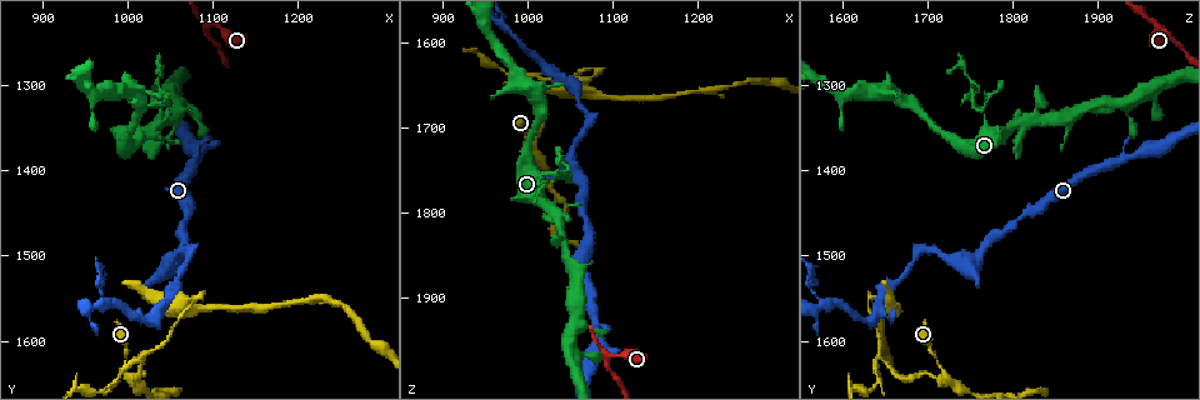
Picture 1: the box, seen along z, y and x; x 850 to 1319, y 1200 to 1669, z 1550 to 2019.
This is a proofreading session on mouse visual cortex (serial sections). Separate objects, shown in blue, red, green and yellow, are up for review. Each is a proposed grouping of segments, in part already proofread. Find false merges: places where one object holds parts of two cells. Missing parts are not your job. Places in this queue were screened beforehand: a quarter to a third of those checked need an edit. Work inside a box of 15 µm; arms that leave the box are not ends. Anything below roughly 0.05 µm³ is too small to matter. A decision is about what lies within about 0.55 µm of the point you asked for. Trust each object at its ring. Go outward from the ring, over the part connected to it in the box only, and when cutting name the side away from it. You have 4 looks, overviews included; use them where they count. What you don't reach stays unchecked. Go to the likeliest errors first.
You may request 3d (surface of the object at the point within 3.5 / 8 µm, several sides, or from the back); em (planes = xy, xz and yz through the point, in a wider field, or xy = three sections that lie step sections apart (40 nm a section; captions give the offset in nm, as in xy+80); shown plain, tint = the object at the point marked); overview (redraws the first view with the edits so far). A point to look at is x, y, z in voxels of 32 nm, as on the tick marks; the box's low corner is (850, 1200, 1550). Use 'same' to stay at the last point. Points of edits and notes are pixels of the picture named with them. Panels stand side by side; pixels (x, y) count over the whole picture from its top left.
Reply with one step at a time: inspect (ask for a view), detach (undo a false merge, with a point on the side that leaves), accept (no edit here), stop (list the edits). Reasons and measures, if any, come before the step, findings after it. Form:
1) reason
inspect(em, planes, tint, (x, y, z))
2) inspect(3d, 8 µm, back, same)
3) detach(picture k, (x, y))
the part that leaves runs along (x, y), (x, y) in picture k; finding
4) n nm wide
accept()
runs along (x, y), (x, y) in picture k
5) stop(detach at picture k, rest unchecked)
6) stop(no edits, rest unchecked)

thin arm on a thick one
inspect(3d, 3.5 µm, (1000, 1640, 1725))

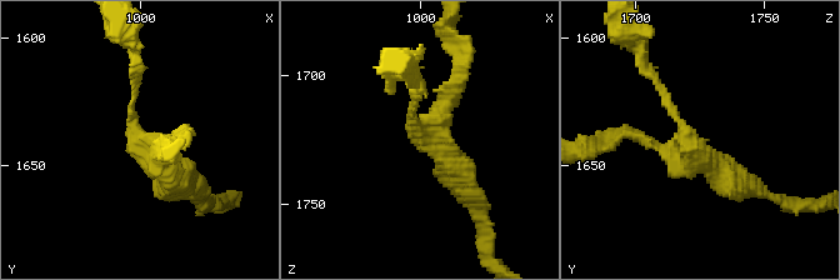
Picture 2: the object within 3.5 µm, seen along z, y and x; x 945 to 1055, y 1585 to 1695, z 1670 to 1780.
inspect(em, planes, tint, (1001, 1641, 1721))

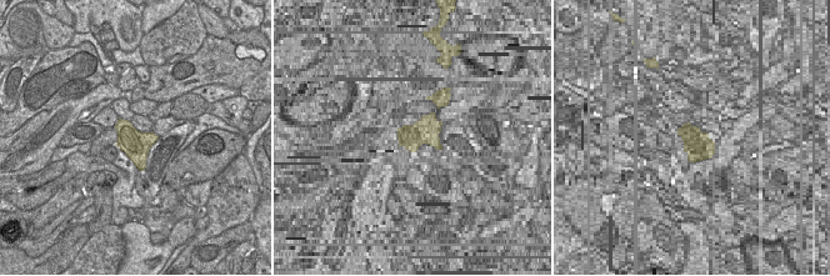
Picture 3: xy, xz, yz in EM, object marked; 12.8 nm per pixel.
3 arms
accept()
runs along (134, 75), (138, 136), (169, 151), (184, 133) in picture 2; one cell here

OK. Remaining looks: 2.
inspect(3d, 3.5 µm, back, (1015, 1625, 1655))

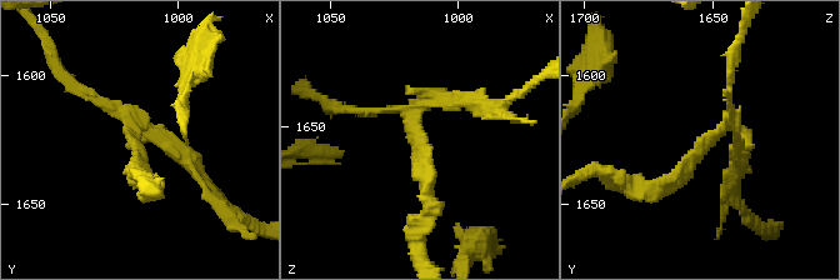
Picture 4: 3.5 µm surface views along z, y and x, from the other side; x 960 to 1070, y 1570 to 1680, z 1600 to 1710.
3 arms; arms of 150, 200, 200 nm; now the EM
inspect(em, planes, tint, (1015, 1629, 1655))

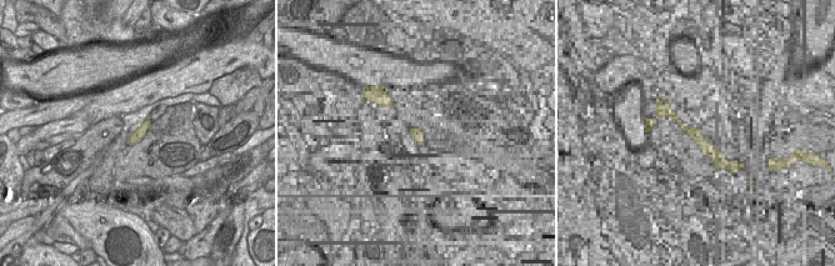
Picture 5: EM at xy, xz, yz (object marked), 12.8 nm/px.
detach(picture 4, (179, 146))
a second cell is stuck on

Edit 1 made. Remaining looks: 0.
stop(detach at picture 4, rest unchecked)

